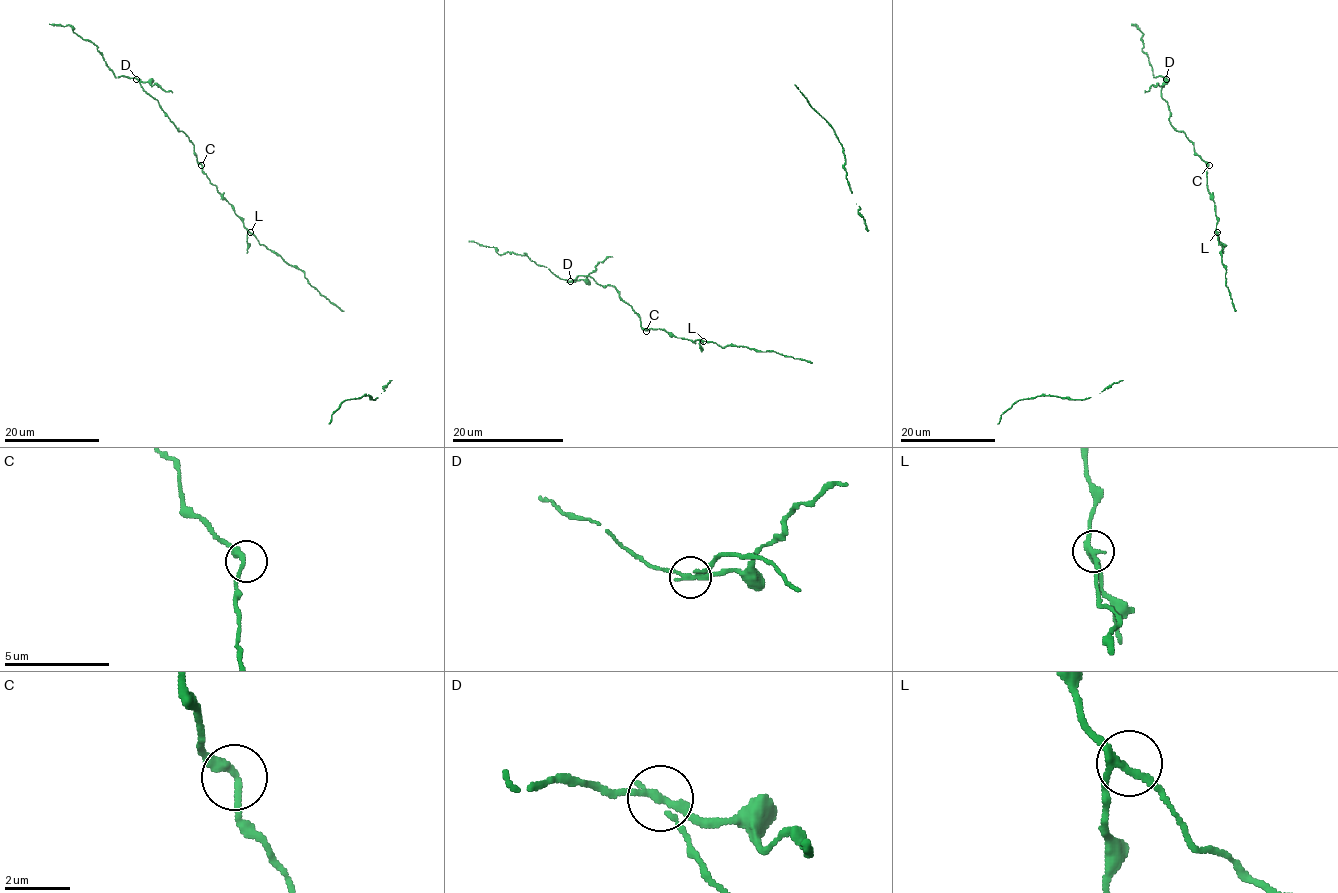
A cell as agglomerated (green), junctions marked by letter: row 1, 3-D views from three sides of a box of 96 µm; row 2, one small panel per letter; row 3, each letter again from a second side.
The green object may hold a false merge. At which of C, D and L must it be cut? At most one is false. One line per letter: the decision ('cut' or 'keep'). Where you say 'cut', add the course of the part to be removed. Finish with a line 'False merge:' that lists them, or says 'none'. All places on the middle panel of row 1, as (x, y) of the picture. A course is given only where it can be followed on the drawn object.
C: keep
D: cut | (571, 281), (585, 279), (596, 265), (613, 257)
L: keep
False merge: D

